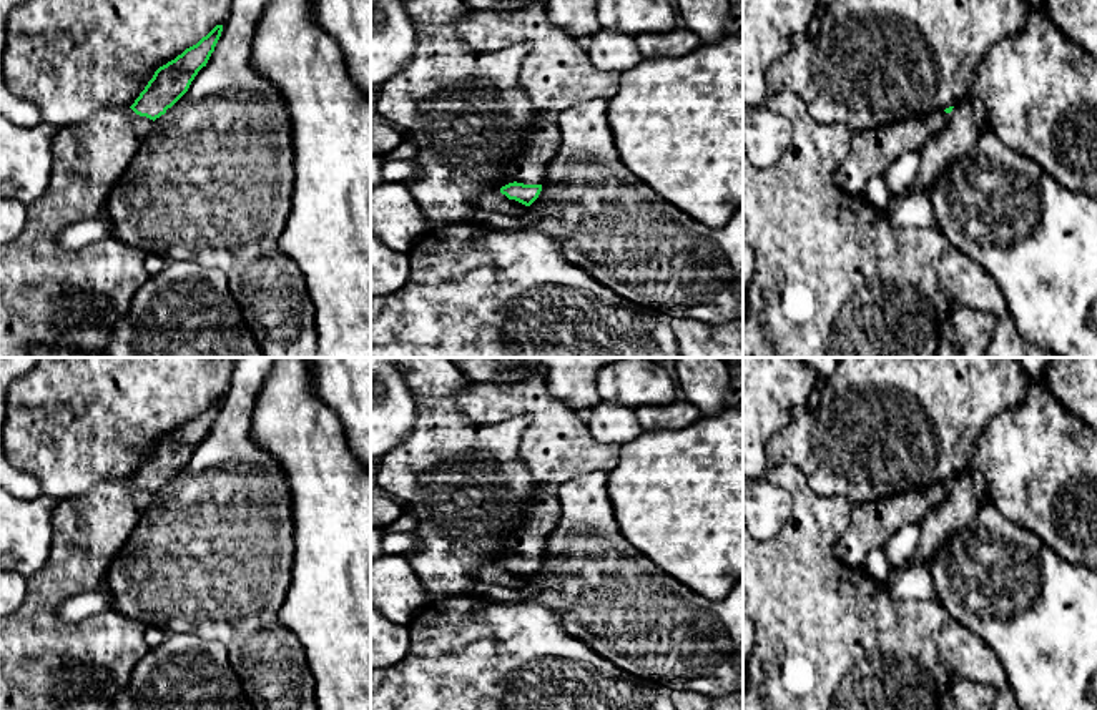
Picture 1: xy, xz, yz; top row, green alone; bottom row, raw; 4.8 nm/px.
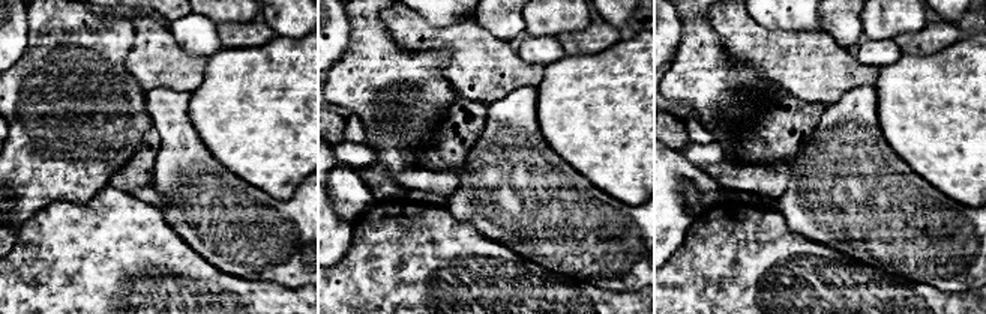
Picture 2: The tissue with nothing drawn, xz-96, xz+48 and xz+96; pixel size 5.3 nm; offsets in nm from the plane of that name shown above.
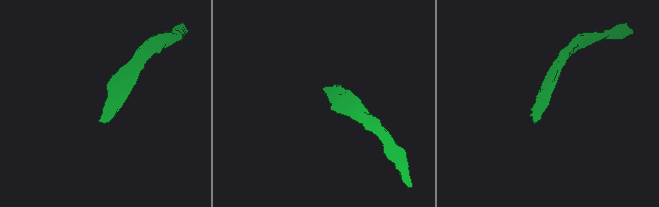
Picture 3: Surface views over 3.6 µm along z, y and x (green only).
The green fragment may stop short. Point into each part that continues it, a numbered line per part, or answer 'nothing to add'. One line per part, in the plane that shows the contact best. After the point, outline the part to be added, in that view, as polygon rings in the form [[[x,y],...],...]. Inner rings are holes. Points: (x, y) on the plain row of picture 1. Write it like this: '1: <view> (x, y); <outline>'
1: xz (544, 512); [[[539,486],[529,502],[527,517],[517,534],[507,542],[509,555],[542,557],[548,534],[558,525],[562,507],[555,489]]]

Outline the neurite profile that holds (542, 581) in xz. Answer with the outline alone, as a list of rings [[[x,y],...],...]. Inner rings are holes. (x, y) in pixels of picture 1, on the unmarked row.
[[[593,471],[555,487],[562,515],[548,534],[539,570],[522,599],[553,609],[565,634],[637,678],[706,697],[743,692],[743,579],[721,600],[708,600],[638,552],[622,534],[607,494],[607,472]]]

